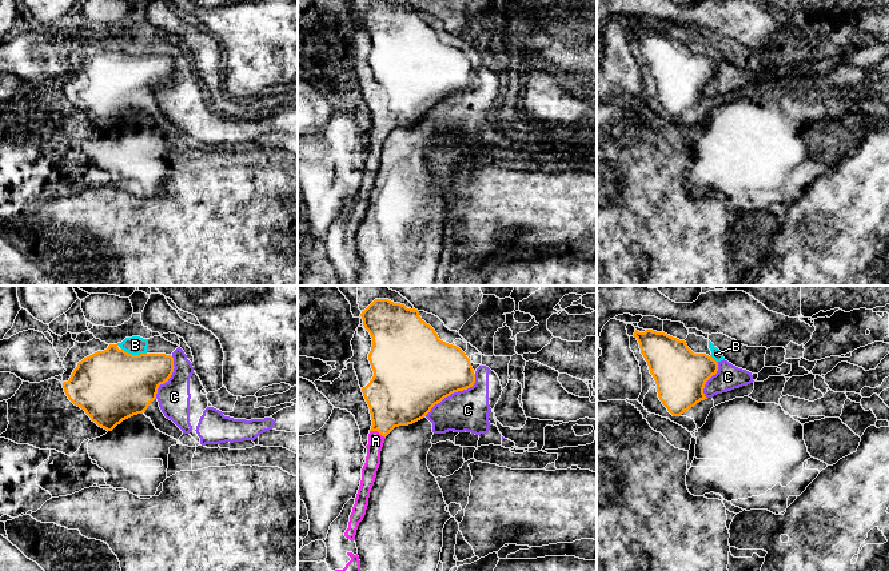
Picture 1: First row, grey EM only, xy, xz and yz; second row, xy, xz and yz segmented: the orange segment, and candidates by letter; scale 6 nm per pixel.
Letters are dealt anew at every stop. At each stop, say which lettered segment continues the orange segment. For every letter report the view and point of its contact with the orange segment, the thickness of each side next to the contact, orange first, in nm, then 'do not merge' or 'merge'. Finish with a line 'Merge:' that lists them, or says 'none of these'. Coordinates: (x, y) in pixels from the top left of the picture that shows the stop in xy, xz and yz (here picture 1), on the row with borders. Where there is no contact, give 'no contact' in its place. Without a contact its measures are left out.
A: xz (378, 431) | 360/100 nm | merge
B: xy (134, 355) | 440/110 nm | do not merge
C: xz (454, 391) | 460/240 nm | do not merge
Merge: A

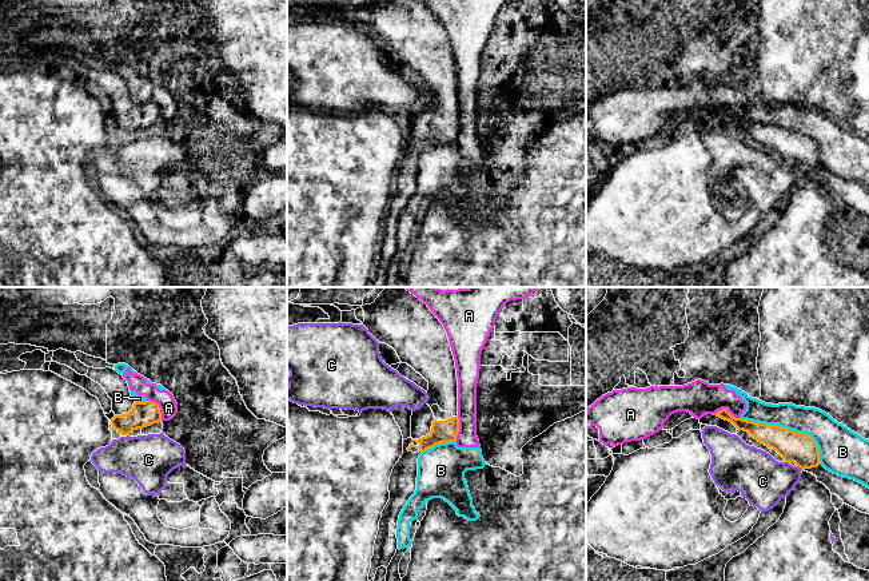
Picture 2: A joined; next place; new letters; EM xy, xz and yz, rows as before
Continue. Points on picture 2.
A: xy (159, 408) | 150/110 nm | do not merge
B: yz (788, 429) | 190/180 nm | do not merge
C: yz (800, 466) | 190/300 nm | do not merge
Merge: none of these

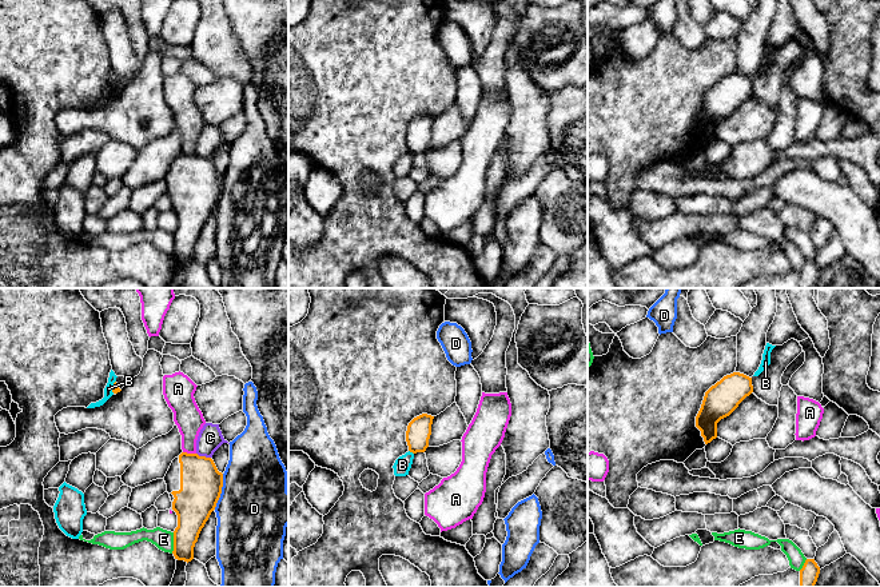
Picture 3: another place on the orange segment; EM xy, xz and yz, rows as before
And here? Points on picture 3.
A: xy (190, 454) | 260/170 nm | do not merge
B: xz (411, 451) | 150/100 nm | do not merge
C: xy (203, 456) | 260/150 nm | do not merge
D: xy (221, 491) | 260/440 nm | do not merge
E: xy (174, 543) | 220/120 nm | do not merge
Merge: none of these

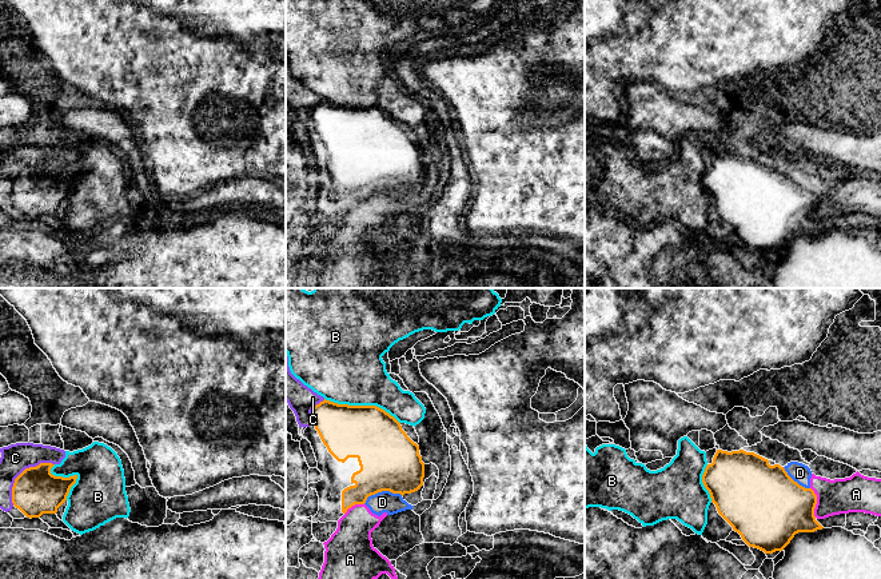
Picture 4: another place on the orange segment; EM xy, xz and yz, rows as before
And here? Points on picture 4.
A: yz (816, 502) | 400/220 nm | do not merge
B: xz (362, 406) | 320/440 nm | do not merge
C: xy (22, 472) | 280/170 nm | merge
D: xz (382, 490) | 360/130 nm | do not merge
Merge: C

